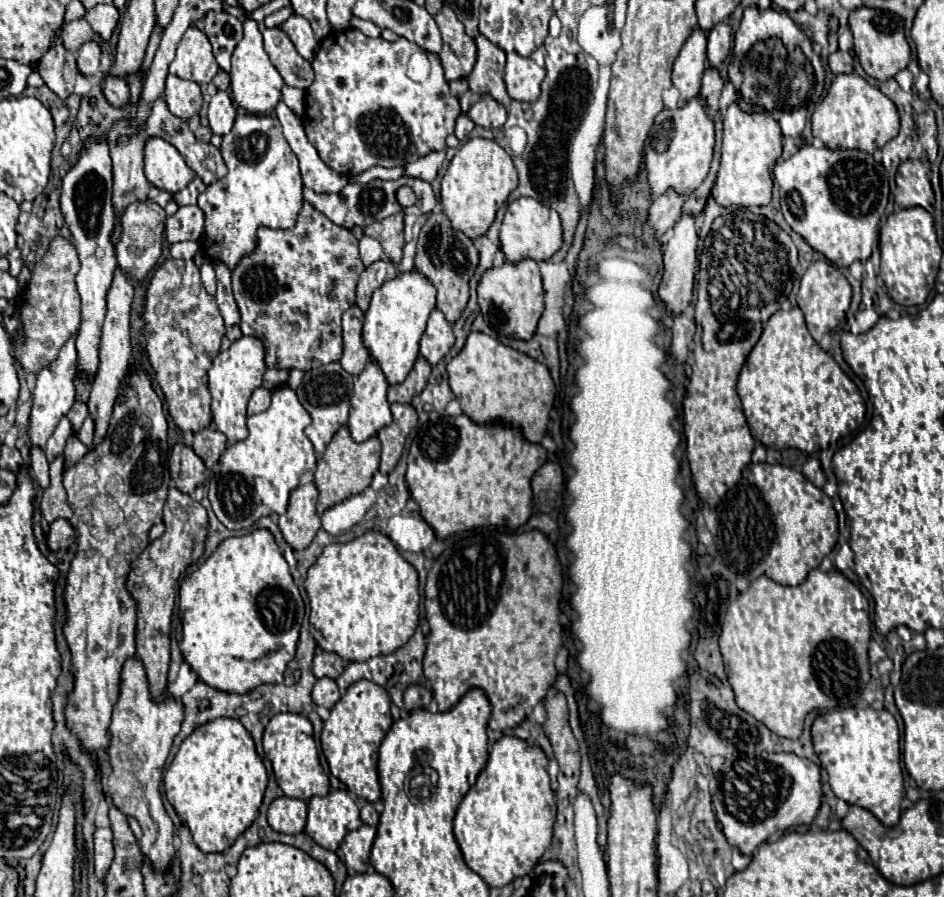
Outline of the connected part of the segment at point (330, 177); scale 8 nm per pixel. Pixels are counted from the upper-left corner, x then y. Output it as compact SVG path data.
M284 102L276 104L276 116L282 124L282 130L284 130L284 136L290 148L300 160L300 172L302 172L304 186L312 188L316 194L340 192L348 184L348 178L344 178L342 174L336 174L332 168L328 168L320 160L316 148L308 142L304 134L300 118Z

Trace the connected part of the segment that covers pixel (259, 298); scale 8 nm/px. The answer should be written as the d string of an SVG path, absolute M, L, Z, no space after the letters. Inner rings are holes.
M304 200L294 228L272 230L260 226L258 244L232 270L232 290L240 310L240 328L246 336L256 336L266 348L268 368L312 370L342 358L342 314L356 302L356 282L364 270L358 254L358 240L342 226L336 226L312 204Z

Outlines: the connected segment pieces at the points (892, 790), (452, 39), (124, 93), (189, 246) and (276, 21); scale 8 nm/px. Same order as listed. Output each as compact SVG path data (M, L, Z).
M842 708L838 712L818 714L812 722L812 742L822 766L828 772L828 784L836 798L850 806L870 810L884 826L896 826L900 820L900 802L904 782L900 768L900 732L888 710Z
M444 2L442 10L434 16L436 24L442 32L442 68L448 82L468 78L468 74L474 68L476 62L476 44L474 40L464 32L464 24L456 18L456 12Z
M106 74L104 76L104 84L102 84L102 94L104 94L104 98L112 104L112 106L116 106L116 108L120 108L120 106L124 106L126 102L128 102L128 84L126 84L126 80L124 78L116 78L114 74Z
M178 242L170 248L172 258L182 258L182 260L192 260L194 254L198 252L198 244L196 242Z
M291 6L283 8L282 10L267 16L264 20L264 25L267 28L279 27L292 14L293 14L293 9Z

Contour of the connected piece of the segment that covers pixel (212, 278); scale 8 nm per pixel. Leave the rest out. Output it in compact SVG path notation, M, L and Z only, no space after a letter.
M210 264L200 266L200 278L202 278L202 284L204 284L206 292L214 294L216 292L216 274L214 274L214 268Z

